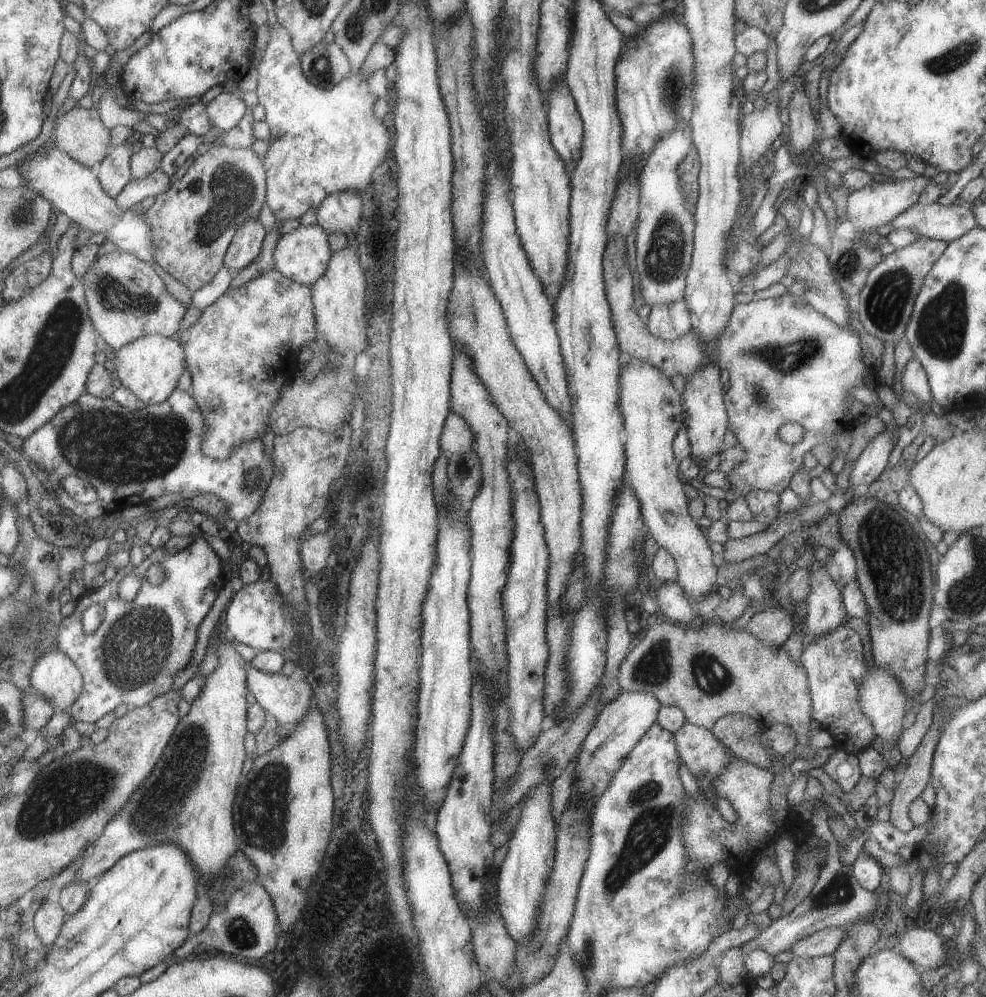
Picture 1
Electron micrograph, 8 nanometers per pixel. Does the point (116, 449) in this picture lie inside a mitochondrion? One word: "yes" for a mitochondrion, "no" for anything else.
yes

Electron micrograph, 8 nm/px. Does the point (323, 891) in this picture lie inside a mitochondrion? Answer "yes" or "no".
no

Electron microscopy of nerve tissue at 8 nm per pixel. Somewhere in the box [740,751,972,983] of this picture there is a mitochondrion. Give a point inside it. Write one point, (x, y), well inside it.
(838, 892)

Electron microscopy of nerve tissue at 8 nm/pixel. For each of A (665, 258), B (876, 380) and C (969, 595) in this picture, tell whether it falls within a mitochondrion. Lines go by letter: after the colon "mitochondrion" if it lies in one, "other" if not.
A: mitochondrion
B: other
C: mitochondrion

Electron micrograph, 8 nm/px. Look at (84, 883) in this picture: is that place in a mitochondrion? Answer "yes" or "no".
no

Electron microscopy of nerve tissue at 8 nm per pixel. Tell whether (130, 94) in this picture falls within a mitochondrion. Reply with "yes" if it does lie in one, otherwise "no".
no

